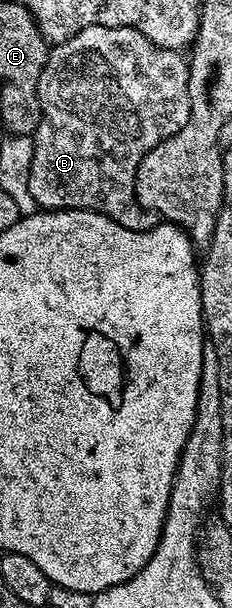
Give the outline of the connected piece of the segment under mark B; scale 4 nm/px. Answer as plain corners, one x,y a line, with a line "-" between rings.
93,25
84,27
72,39
68,39
62,45
55,45
49,50
46,58
46,66
40,75
38,84
38,98
40,99
40,111
42,118
38,124
38,130
32,134
34,139
34,154
32,155
32,167
28,187
32,191
32,199
43,210
47,209
91,209
110,217
120,227
128,227
132,231
148,231
156,224
155,214
142,208
138,197
134,193
134,176
148,151
156,147
164,139
176,135
184,123
188,123
190,114
190,100
188,99
188,75
190,67
187,58
181,52
173,49
165,49
156,43
152,43
140,31
128,27
104,27

